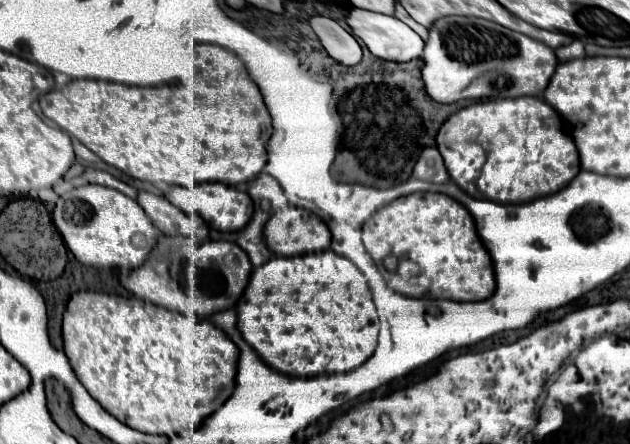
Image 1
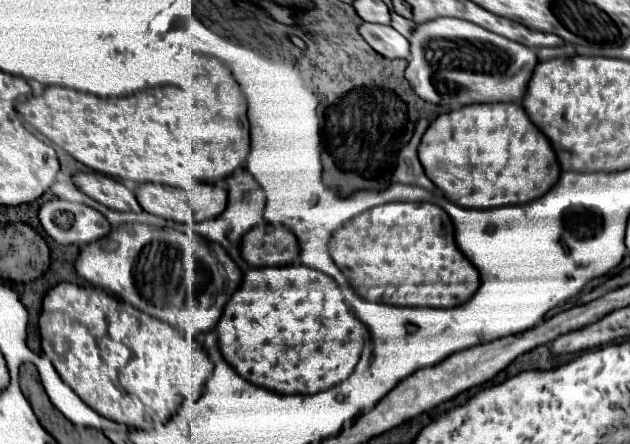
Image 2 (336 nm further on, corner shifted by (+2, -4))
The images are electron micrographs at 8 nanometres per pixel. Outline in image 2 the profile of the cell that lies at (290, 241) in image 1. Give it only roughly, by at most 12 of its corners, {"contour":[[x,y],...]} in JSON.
{"contour":[[263,221],[243,237],[253,267],[291,265],[299,241],[287,227]]}

